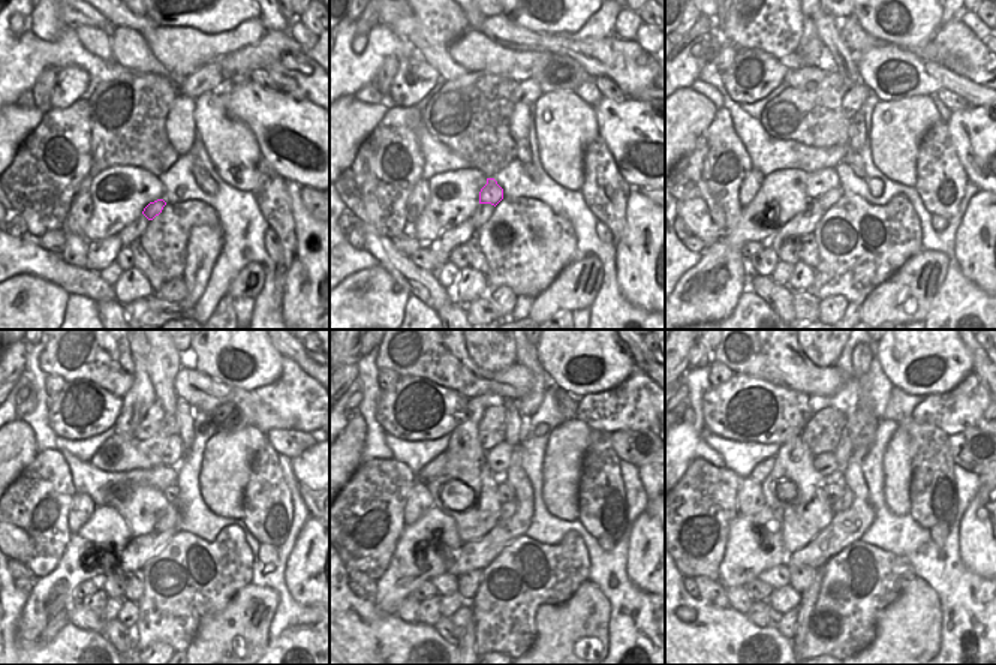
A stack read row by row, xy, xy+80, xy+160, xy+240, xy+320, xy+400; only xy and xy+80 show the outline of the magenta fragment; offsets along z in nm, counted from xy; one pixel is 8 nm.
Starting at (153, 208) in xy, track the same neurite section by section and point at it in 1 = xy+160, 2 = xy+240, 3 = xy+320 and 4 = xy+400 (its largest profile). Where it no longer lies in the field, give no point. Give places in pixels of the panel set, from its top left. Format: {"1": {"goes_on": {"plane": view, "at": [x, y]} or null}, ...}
{"1": {"goes_on": {"plane": "xy+160", "at": [820, 181]}}, "2": {"goes_on": {"plane": "xy+240", "at": [141, 506]}}, "3": {"goes_on": {"plane": "xy+320", "at": [466, 489]}}, "4": {"goes_on": {"plane": "xy+400", "at": [797, 493]}}}

